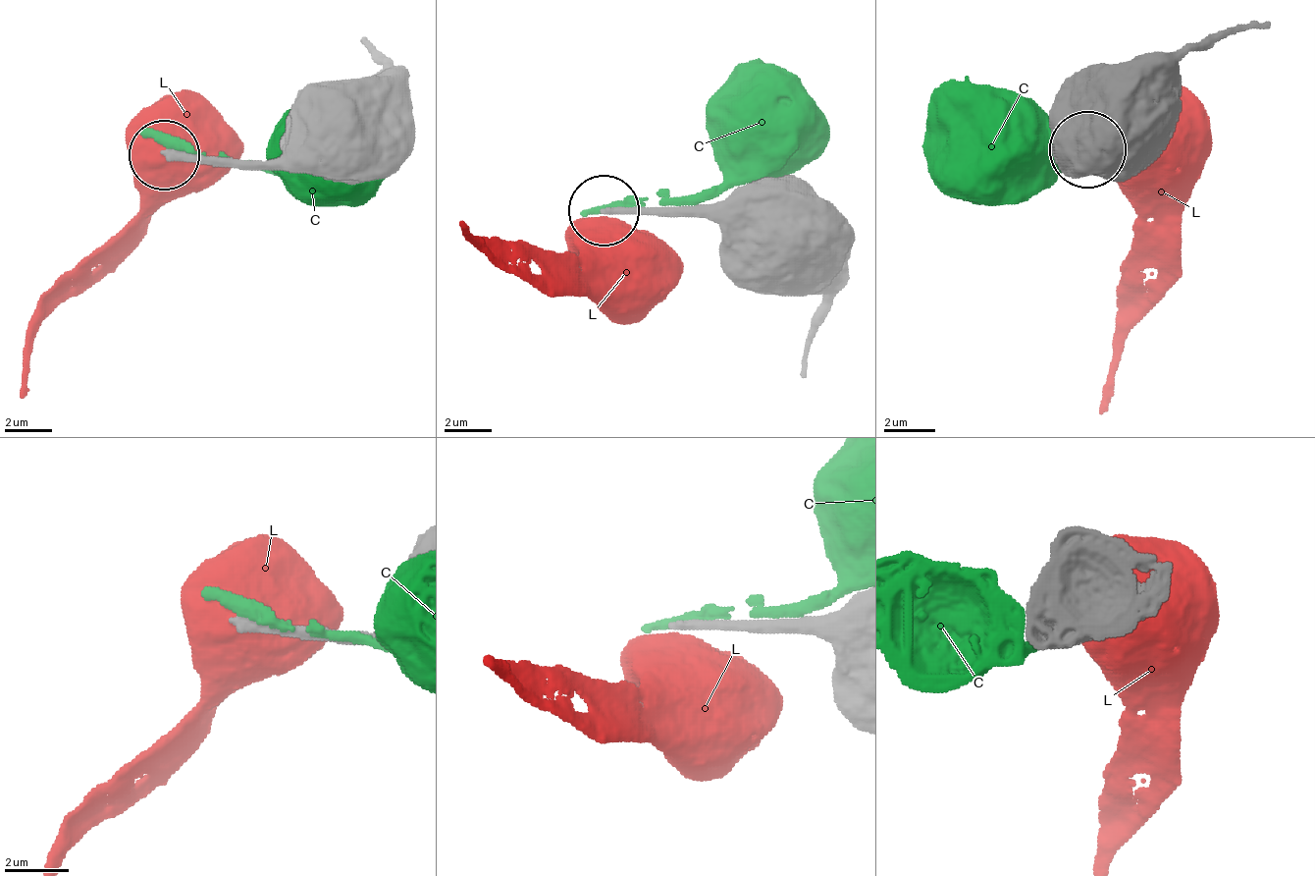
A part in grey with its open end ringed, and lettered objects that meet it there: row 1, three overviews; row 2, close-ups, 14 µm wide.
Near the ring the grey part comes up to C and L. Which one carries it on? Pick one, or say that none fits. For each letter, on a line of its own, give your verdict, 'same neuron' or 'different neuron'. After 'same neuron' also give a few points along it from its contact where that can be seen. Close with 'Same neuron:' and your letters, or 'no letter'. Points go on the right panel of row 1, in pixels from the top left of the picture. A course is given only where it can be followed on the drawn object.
C: different neuron
L: different neuron
Same neuron: no letter

